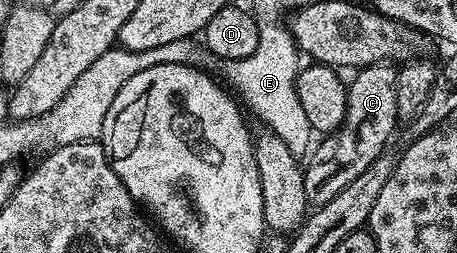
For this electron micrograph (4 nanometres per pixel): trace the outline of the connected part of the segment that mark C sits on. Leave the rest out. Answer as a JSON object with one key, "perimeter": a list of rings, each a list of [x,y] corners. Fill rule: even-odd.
{"perimeter":[[[390,63],[374,64],[358,69],[347,84],[347,105],[345,122],[336,132],[324,135],[323,140],[314,145],[310,153],[312,164],[304,167],[305,194],[308,205],[318,206],[329,202],[336,194],[341,194],[353,178],[365,174],[369,166],[383,152],[388,151],[391,135],[395,132],[395,123],[401,120],[397,106],[395,89],[396,69]],[[315,152],[315,153],[314,153]]]}

